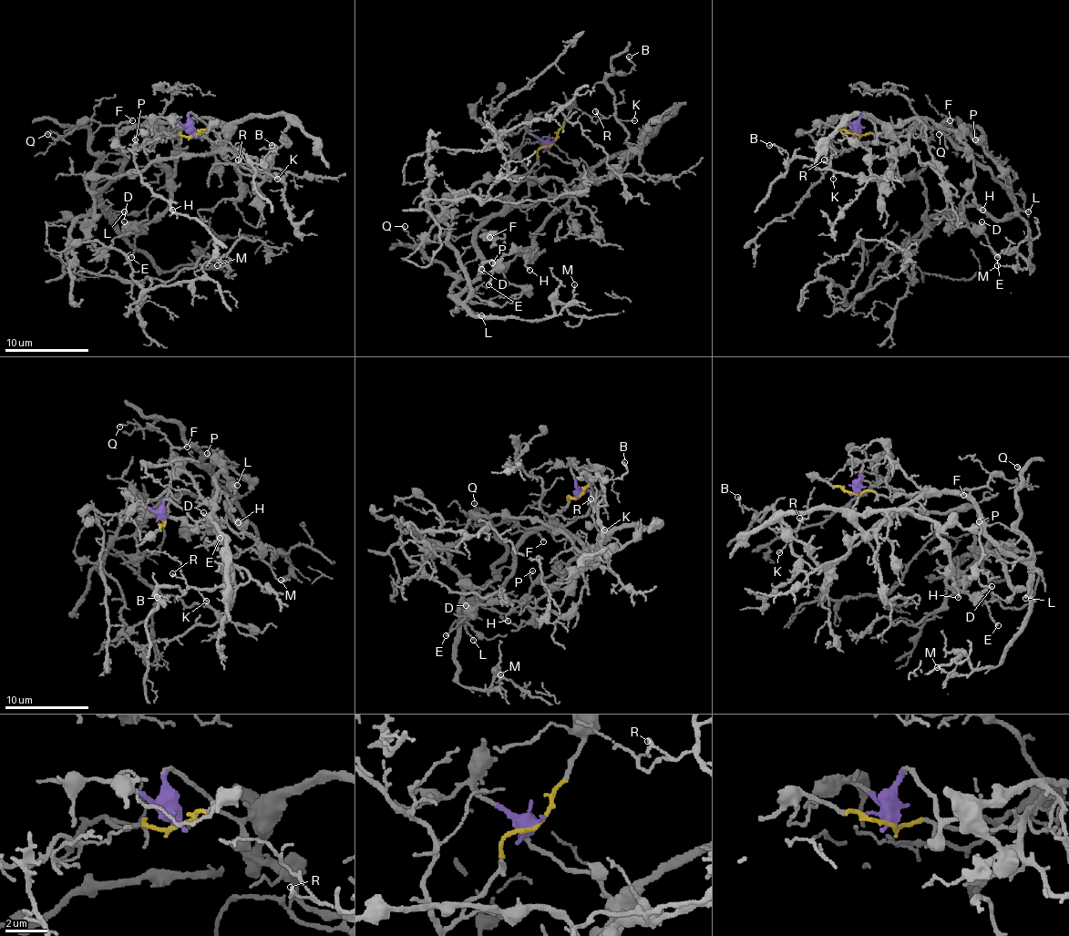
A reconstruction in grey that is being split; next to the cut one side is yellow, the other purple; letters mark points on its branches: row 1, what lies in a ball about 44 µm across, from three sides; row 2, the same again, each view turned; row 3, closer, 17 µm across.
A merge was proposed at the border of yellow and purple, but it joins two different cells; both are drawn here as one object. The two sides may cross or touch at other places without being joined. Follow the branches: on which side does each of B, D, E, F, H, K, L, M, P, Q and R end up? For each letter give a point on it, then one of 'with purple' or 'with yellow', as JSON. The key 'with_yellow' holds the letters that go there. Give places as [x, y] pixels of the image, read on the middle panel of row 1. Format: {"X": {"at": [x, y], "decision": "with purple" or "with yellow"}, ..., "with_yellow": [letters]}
{"B": {"at": [629, 56], "decision": "with purple"}, "D": {"at": [481, 269], "decision": "with purple"}, "E": {"at": [488, 284], "decision": "with purple"}, "F": {"at": [489, 237], "decision": "with yellow"}, "H": {"at": [529, 270], "decision": "with purple"}, "K": {"at": [634, 120], "decision": "with purple"}, "L": {"at": [481, 315], "decision": "with yellow"}, "M": {"at": [574, 284], "decision": "with yellow"}, "P": {"at": [492, 262], "decision": "with purple"}, "Q": {"at": [405, 226], "decision": "with yellow"}, "R": {"at": [595, 111], "decision": "with purple"}, "with_yellow": ["F", "L", "M", "Q"]}

